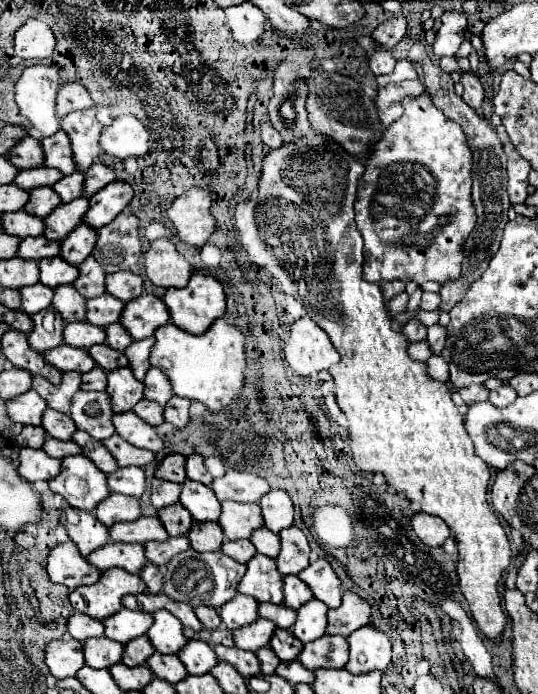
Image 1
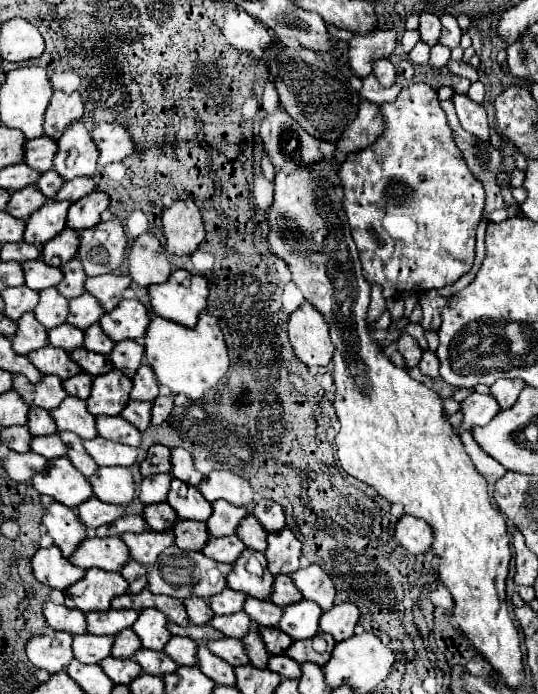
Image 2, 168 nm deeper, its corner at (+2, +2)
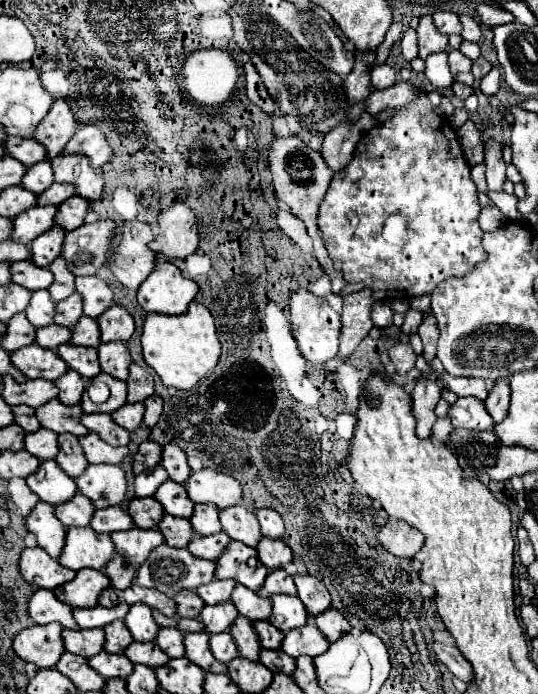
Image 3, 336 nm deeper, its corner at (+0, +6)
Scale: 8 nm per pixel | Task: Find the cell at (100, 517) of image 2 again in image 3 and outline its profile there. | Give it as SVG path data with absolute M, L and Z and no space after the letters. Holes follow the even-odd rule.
M77 493L71 501L57 507L57 517L67 527L87 527L89 521L93 519L93 513L95 513L93 501L89 501L89 497L83 497L81 493Z

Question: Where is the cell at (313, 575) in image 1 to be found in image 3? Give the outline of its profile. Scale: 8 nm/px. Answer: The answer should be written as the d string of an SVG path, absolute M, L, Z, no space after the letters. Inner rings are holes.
M295 575L297 597L305 603L311 617L327 611L331 607L331 595L327 587L315 575Z

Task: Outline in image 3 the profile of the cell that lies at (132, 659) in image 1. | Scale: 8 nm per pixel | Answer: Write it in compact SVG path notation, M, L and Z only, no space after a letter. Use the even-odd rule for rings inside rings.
M113 621L105 627L105 651L107 653L123 653L133 643L133 637L123 621Z

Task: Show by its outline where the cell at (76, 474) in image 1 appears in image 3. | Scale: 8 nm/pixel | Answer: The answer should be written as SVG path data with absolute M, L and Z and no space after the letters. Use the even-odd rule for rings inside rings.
M53 459L41 461L39 469L27 477L27 485L41 497L41 501L47 501L51 505L61 505L79 491L75 479L67 473L61 473L57 461Z

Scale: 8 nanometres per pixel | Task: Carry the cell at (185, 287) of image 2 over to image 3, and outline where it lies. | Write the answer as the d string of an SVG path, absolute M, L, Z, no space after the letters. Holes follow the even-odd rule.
M169 261L159 263L137 291L139 305L149 313L181 315L197 297L199 285L183 277L181 269Z

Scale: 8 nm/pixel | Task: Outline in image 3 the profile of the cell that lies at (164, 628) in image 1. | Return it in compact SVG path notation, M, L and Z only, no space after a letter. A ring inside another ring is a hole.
M131 605L129 615L125 617L125 625L129 627L135 641L153 641L159 625L153 619L153 611L147 605Z

